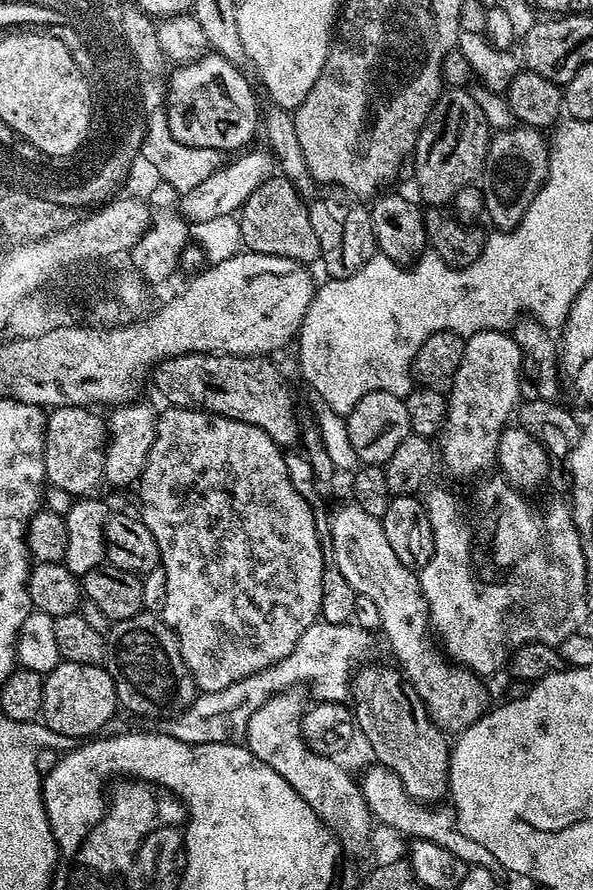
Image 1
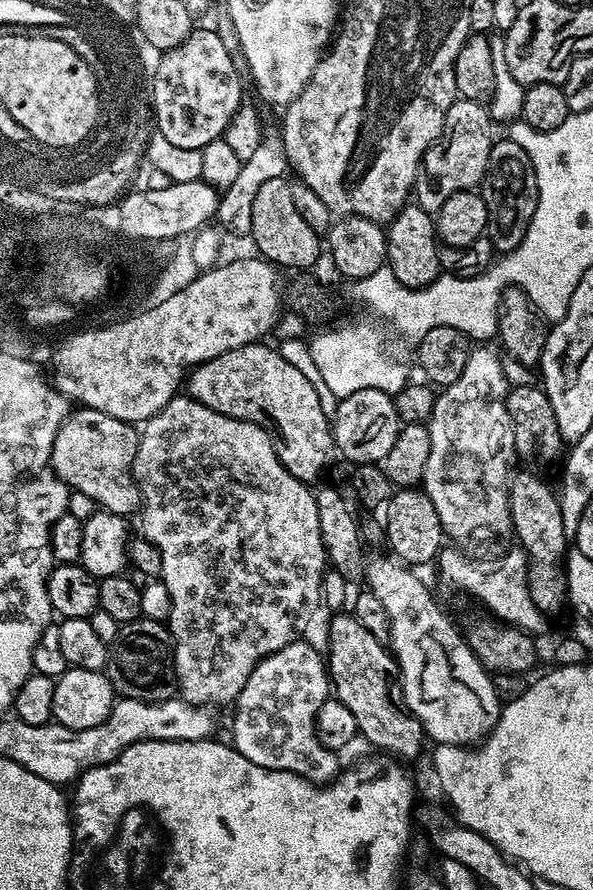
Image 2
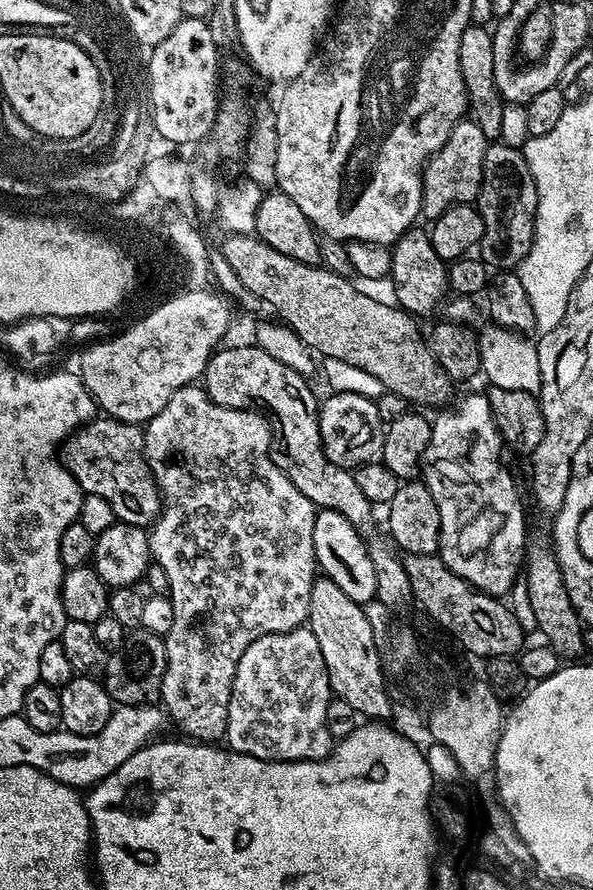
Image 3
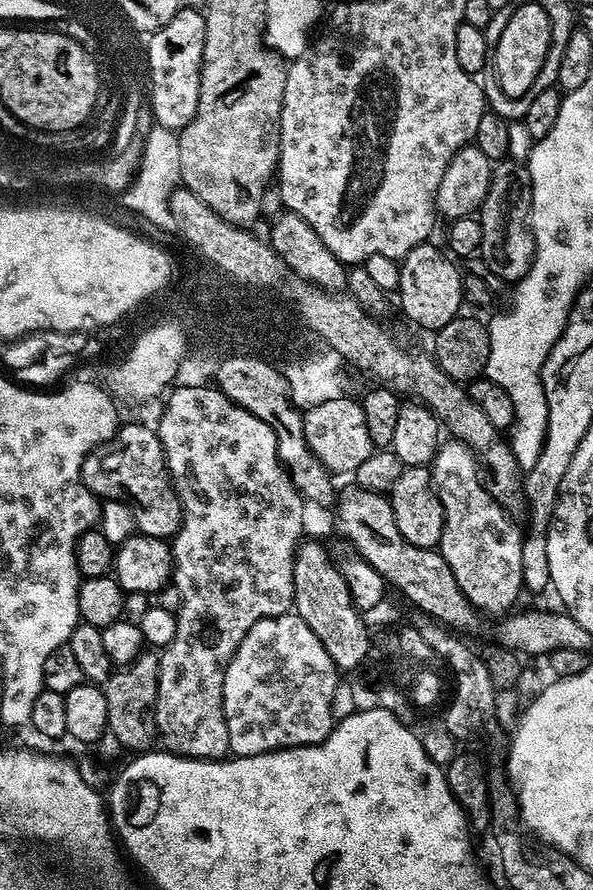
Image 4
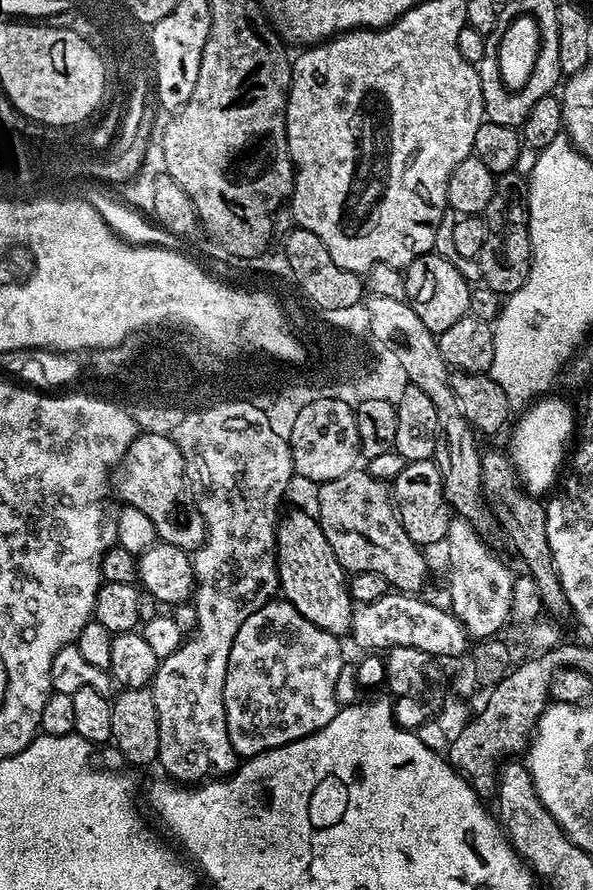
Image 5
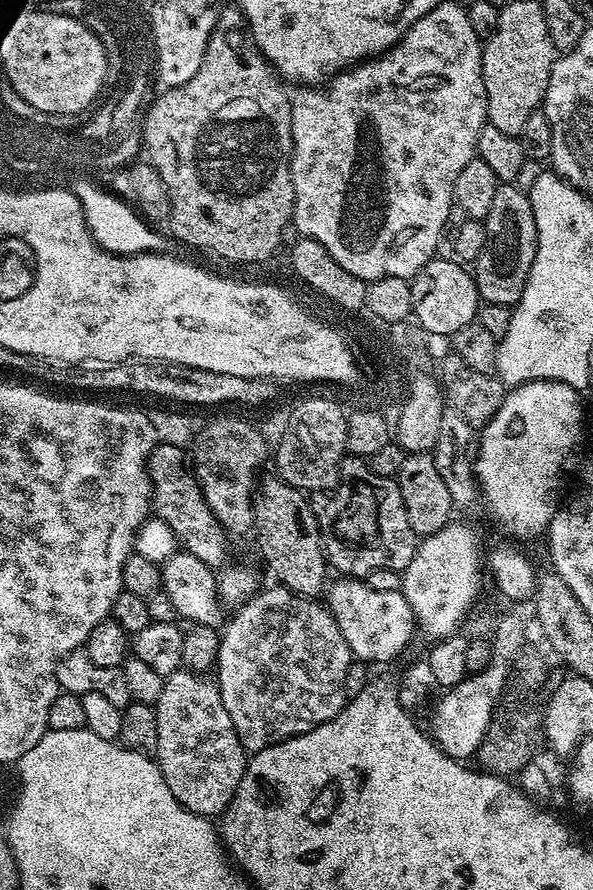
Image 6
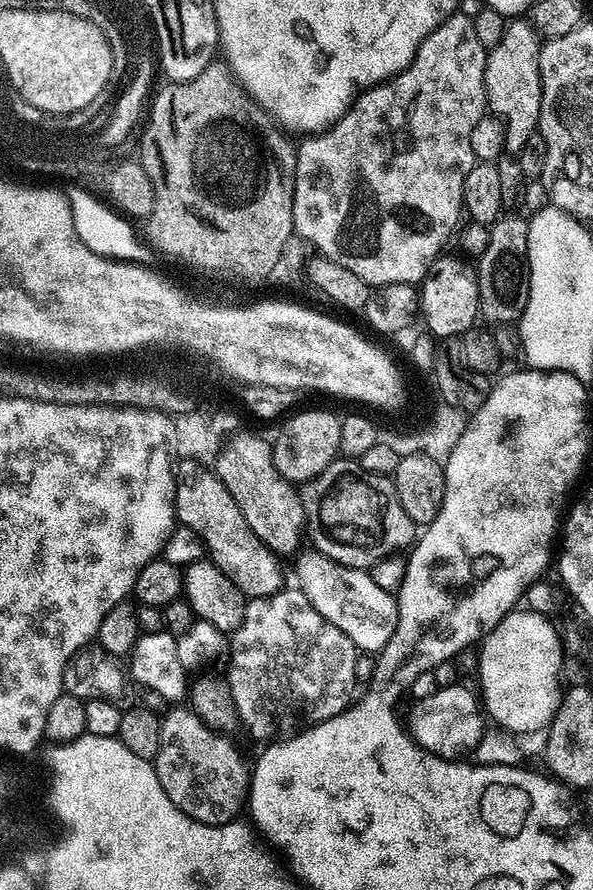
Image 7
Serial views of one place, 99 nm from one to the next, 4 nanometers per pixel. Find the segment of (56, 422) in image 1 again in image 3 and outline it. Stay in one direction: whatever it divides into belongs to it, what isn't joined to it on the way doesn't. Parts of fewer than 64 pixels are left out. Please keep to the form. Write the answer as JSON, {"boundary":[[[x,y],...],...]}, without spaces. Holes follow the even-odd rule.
{"boundary":[[[97,418],[67,437],[63,463],[85,494],[106,498],[121,524],[148,528],[160,517],[160,488],[144,458],[144,428],[111,418]]]}

